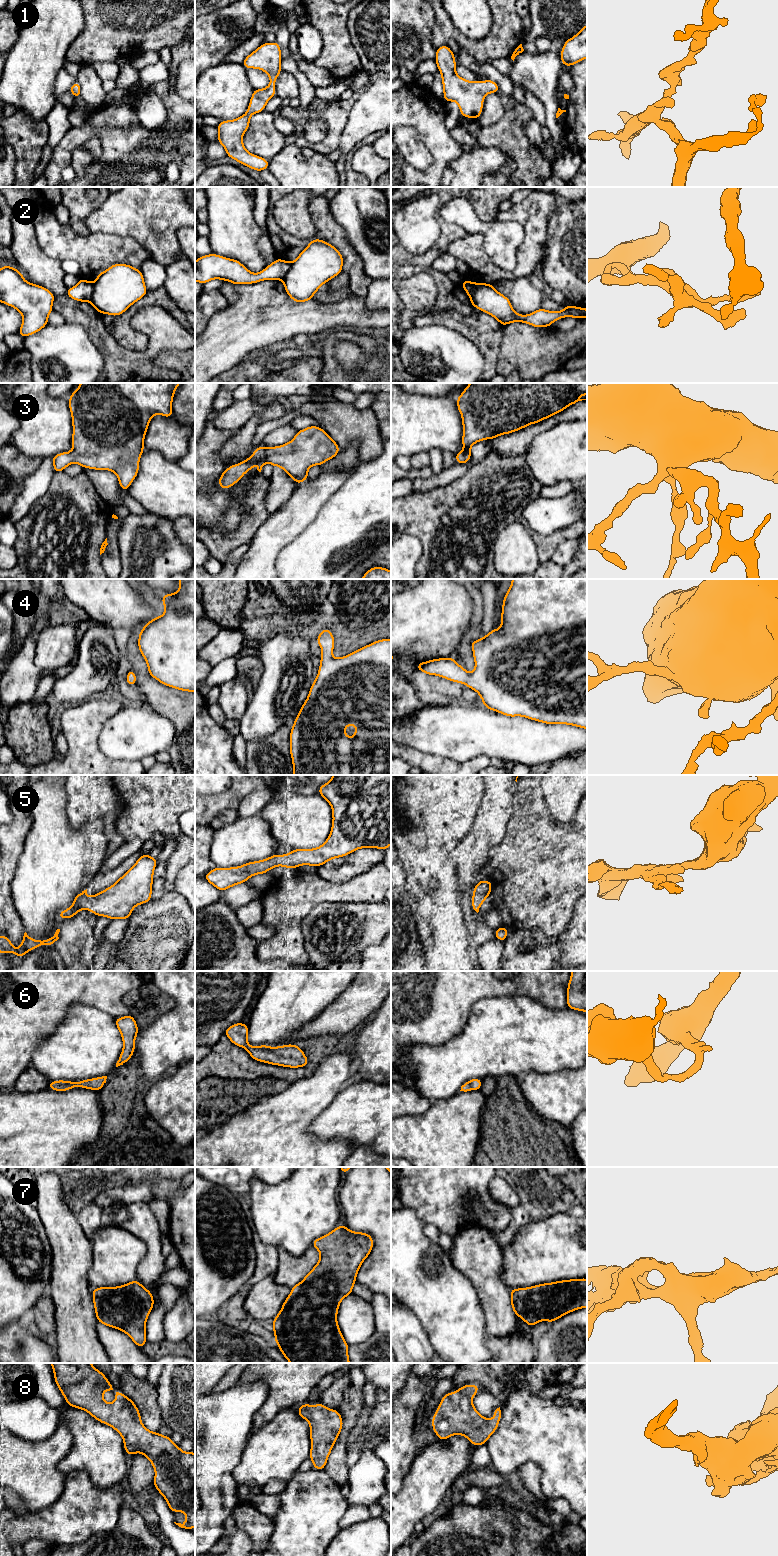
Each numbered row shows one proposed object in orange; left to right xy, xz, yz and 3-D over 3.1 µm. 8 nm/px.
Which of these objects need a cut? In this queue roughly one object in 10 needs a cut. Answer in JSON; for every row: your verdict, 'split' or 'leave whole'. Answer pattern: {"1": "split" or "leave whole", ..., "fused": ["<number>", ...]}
{"1": "leave whole", "2": "split", "3": "leave whole", "4": "leave whole", "5": "leave whole", "6": "leave whole", "7": "leave whole", "8": "leave whole", "fused": ["2"]}

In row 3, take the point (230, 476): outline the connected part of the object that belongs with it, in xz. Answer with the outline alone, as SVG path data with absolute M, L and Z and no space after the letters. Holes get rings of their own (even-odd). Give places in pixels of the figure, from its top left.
M309 426L297 431L290 442L281 446L258 446L247 460L224 470L218 479L219 486L223 490L230 488L252 470L254 464L258 465L257 470L261 472L265 463L281 467L298 485L309 479L308 469L311 466L321 466L339 451L340 447L327 432L319 426Z

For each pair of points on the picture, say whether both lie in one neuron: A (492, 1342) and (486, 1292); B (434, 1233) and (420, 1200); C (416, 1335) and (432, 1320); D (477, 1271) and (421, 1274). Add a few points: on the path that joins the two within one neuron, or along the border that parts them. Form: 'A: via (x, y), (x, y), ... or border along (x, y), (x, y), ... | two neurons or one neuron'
A: border along (514, 1332), (503, 1336), (488, 1336) | two neurons
B: border along (424, 1224), (434, 1224), (450, 1237) | two neurons
C: border along (409, 1310), (419, 1321), (433, 1350) | two neurons
D: border along (449, 1255), (452, 1264), (467, 1278), (475, 1291) | two neurons

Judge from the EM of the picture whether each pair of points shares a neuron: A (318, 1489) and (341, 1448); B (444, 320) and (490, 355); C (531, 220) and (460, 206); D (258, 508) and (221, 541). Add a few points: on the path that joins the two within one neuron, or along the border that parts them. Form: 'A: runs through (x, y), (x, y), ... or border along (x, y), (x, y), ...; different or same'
A: border along (324, 1469), (340, 1486); different
B: runs through (456, 321), (481, 343); same
C: border along (496, 218), (517, 220), (521, 224); different
D: runs through (251, 519), (232, 540); same

